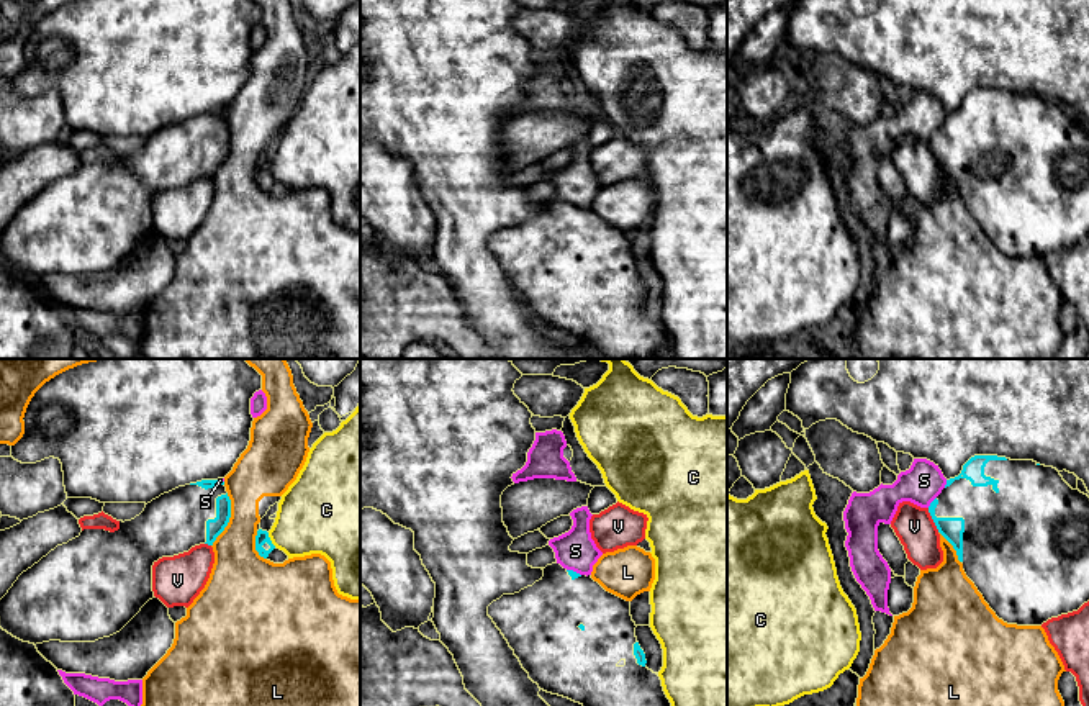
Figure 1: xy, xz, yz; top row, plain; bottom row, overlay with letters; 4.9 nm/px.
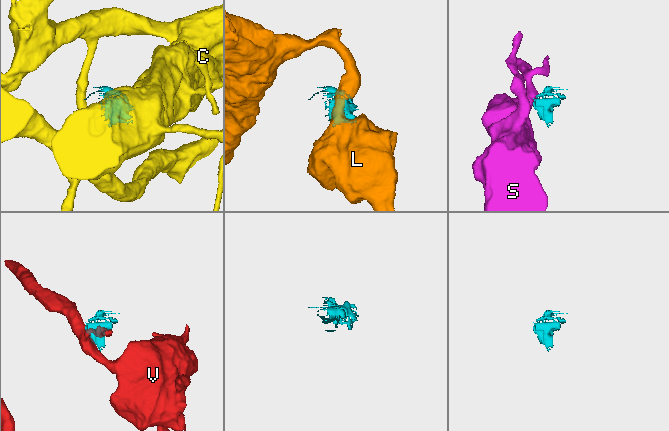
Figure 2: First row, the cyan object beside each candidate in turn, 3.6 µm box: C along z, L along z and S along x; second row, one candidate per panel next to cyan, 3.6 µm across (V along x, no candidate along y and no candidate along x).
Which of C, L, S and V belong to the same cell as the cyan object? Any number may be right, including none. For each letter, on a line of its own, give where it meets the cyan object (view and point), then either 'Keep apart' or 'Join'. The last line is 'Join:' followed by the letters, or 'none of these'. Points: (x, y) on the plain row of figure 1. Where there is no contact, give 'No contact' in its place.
C: Touches cyan at xy (269, 172). Keep apart
L: Touches cyan at xy (228, 153). Keep apart
S: Touches cyan at yz (932, 135). Keep apart
V: Touches cyan at yz (932, 151). Keep apart
Join: none of these

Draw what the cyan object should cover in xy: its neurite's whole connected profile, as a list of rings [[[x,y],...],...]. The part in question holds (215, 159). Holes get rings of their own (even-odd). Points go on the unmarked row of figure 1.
[[[201,113],[178,120],[146,138],[144,144],[131,154],[120,154],[115,165],[105,162],[84,162],[79,170],[57,179],[31,201],[23,205],[8,226],[0,233],[0,260],[13,270],[43,277],[95,275],[120,265],[154,231],[152,198],[162,190],[188,185],[200,177],[213,179],[231,151],[231,133],[224,115]]]

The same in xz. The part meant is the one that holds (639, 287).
[[[560,197],[547,198],[544,210],[514,228],[503,228],[488,239],[529,311],[540,323],[580,336],[604,359],[667,359],[673,341],[662,313],[645,300],[635,270],[630,234],[606,224],[591,208],[580,208]]]

